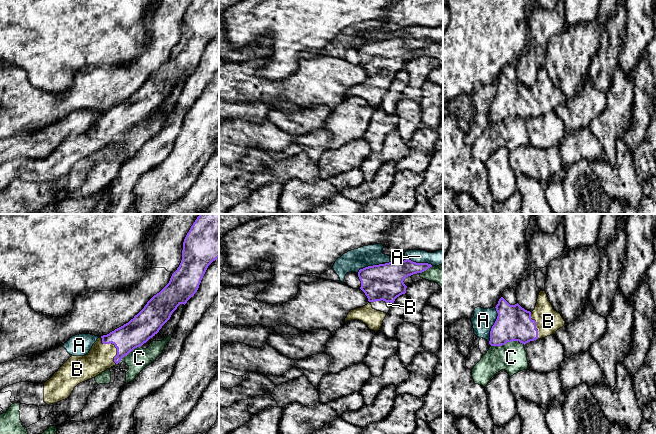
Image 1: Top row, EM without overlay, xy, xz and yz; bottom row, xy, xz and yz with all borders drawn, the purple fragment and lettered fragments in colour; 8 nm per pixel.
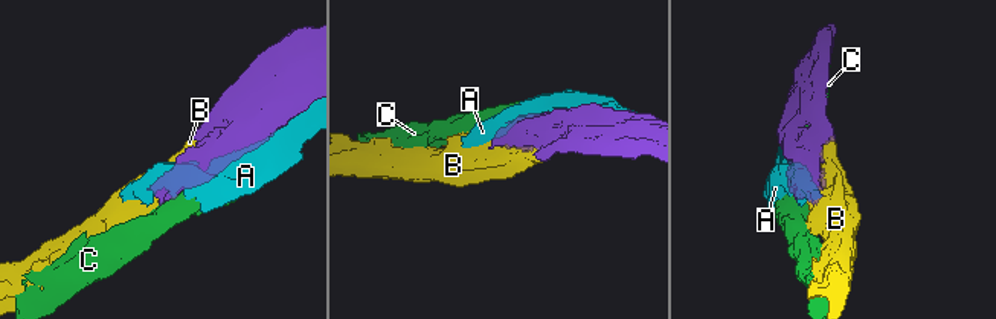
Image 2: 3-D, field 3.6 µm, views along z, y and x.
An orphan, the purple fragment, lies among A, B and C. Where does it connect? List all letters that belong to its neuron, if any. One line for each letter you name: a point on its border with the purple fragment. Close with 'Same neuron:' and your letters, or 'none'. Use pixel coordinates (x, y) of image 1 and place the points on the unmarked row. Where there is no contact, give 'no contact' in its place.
B: contact xy (115, 122)
Same neuron: B

